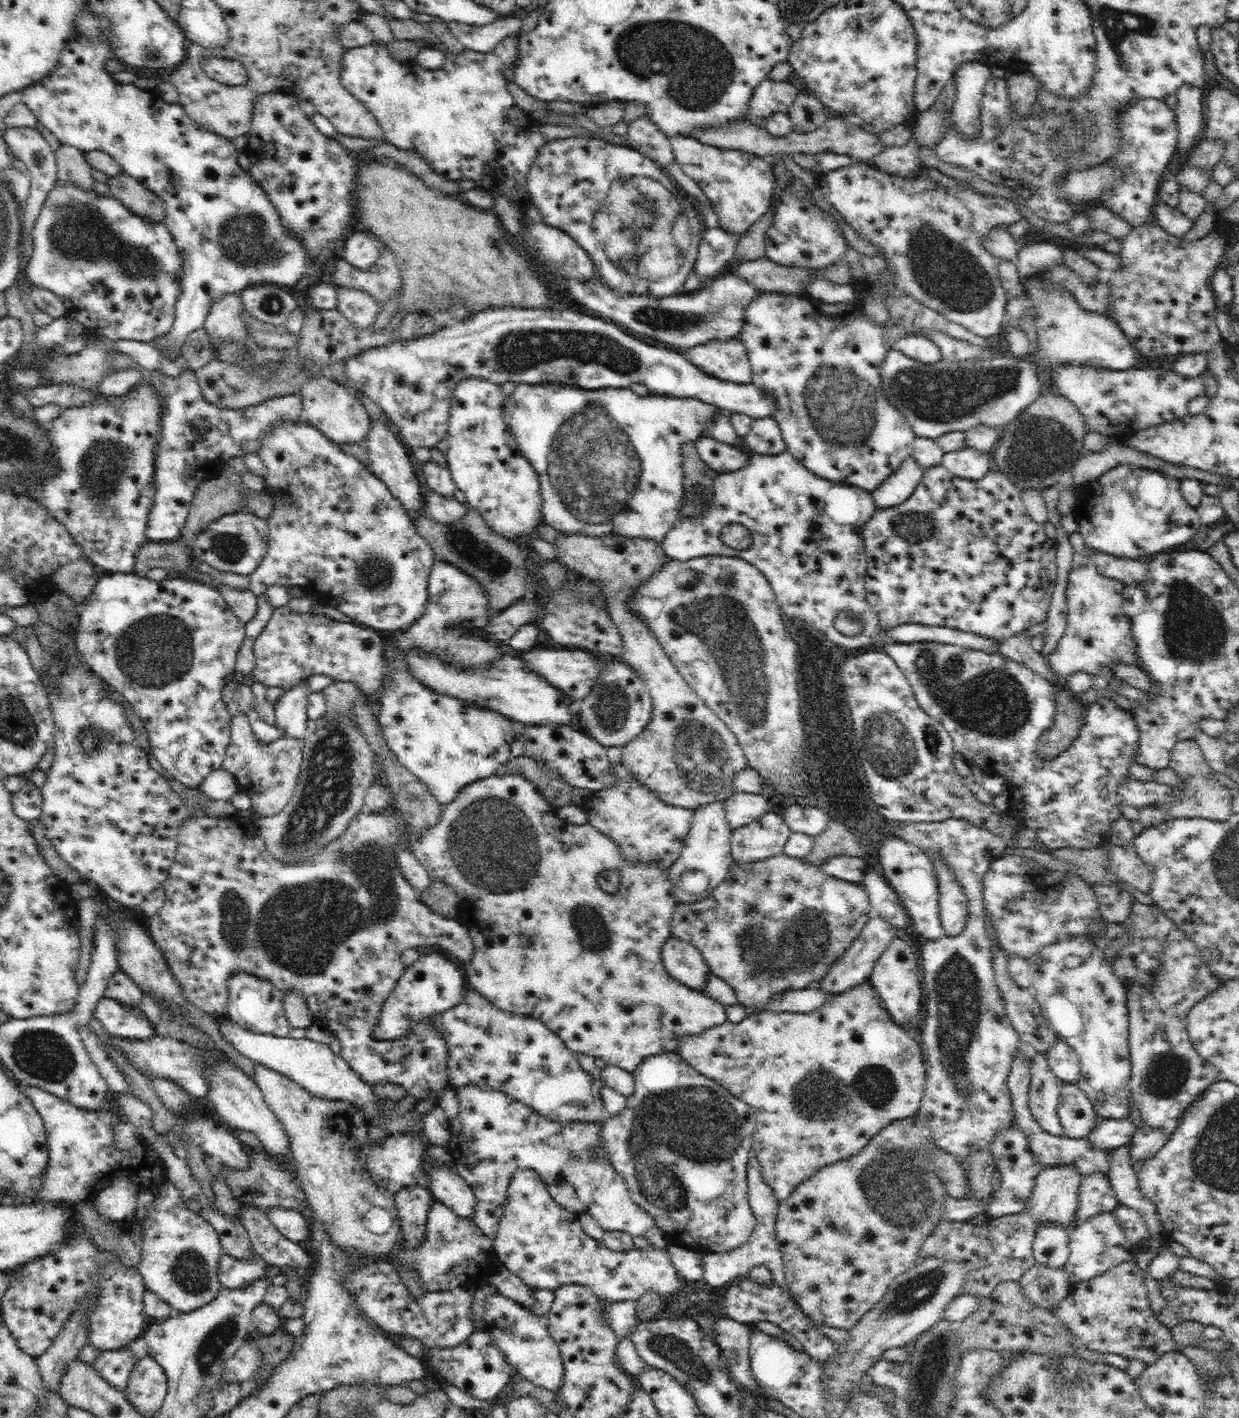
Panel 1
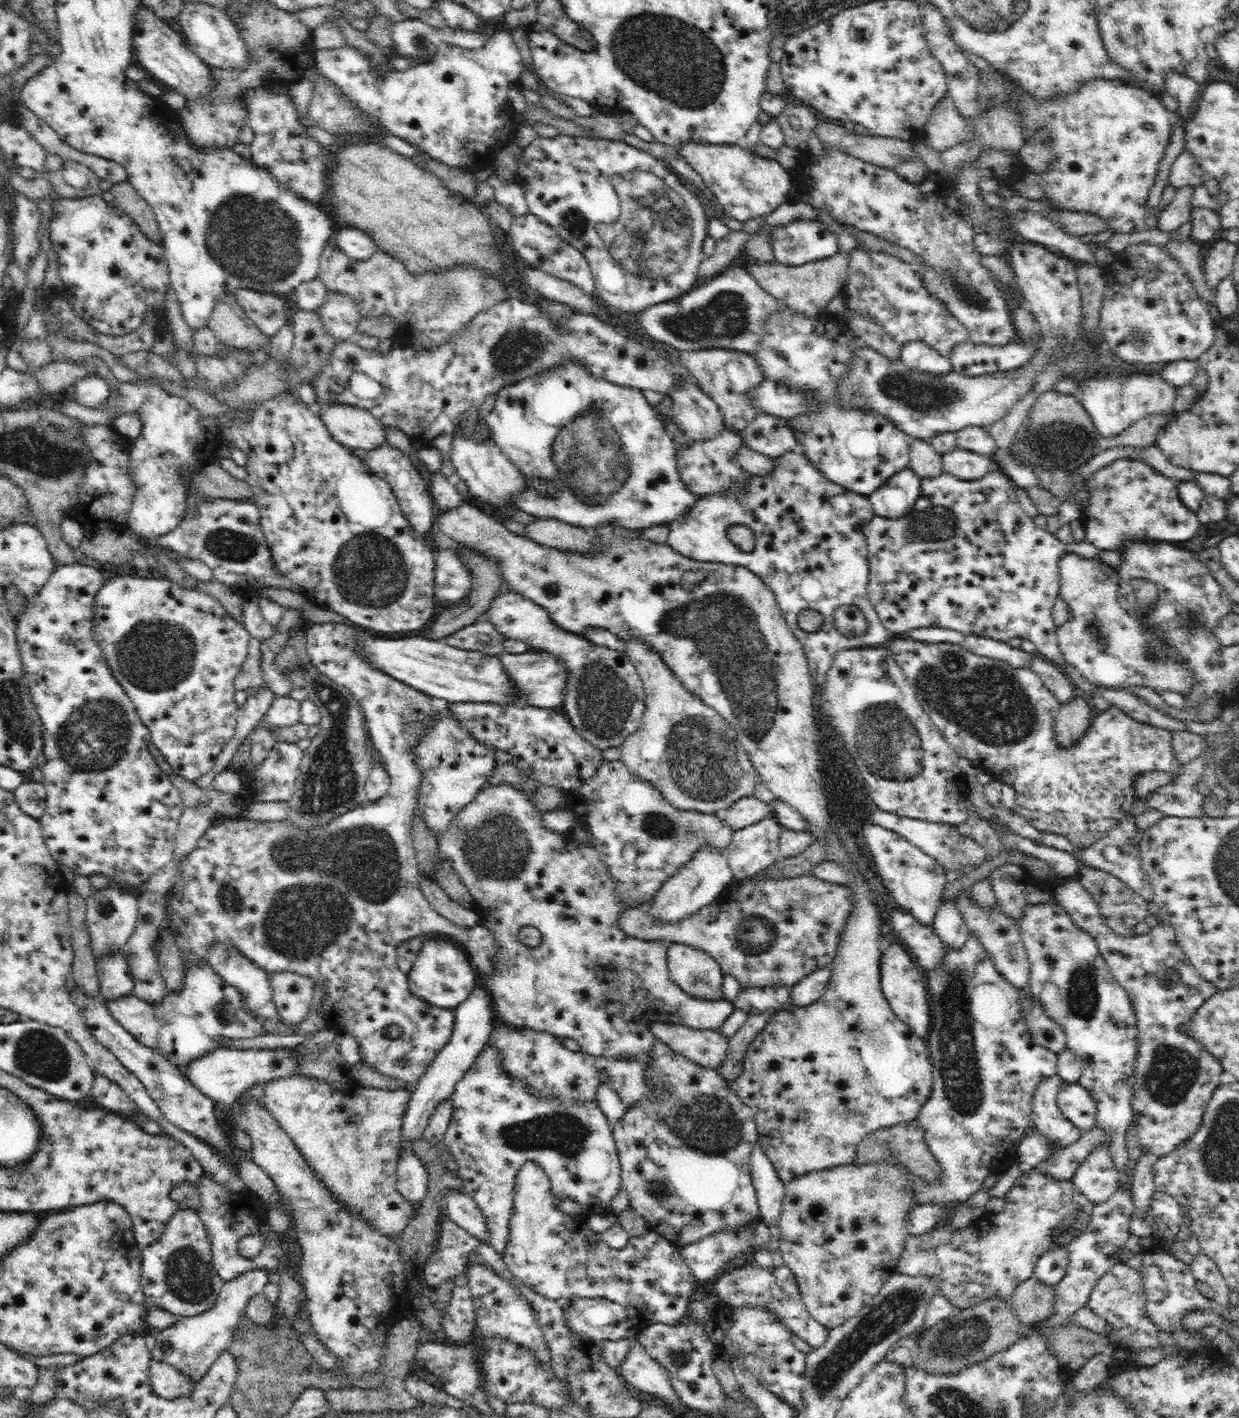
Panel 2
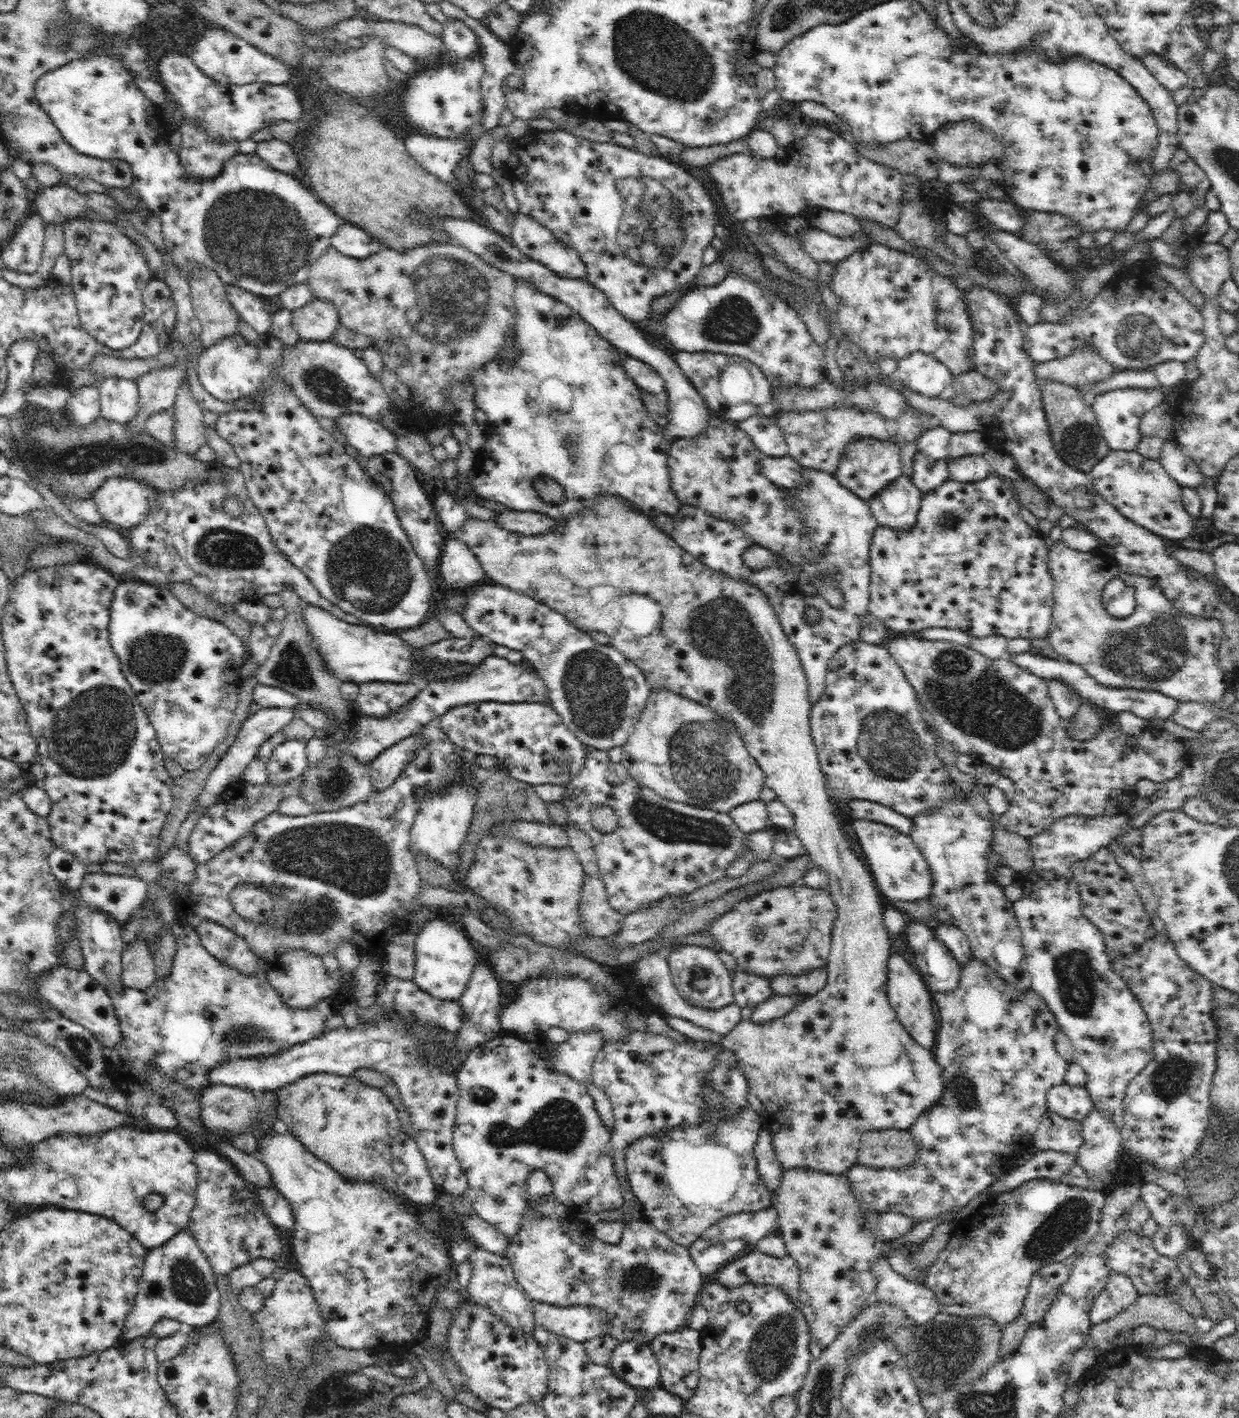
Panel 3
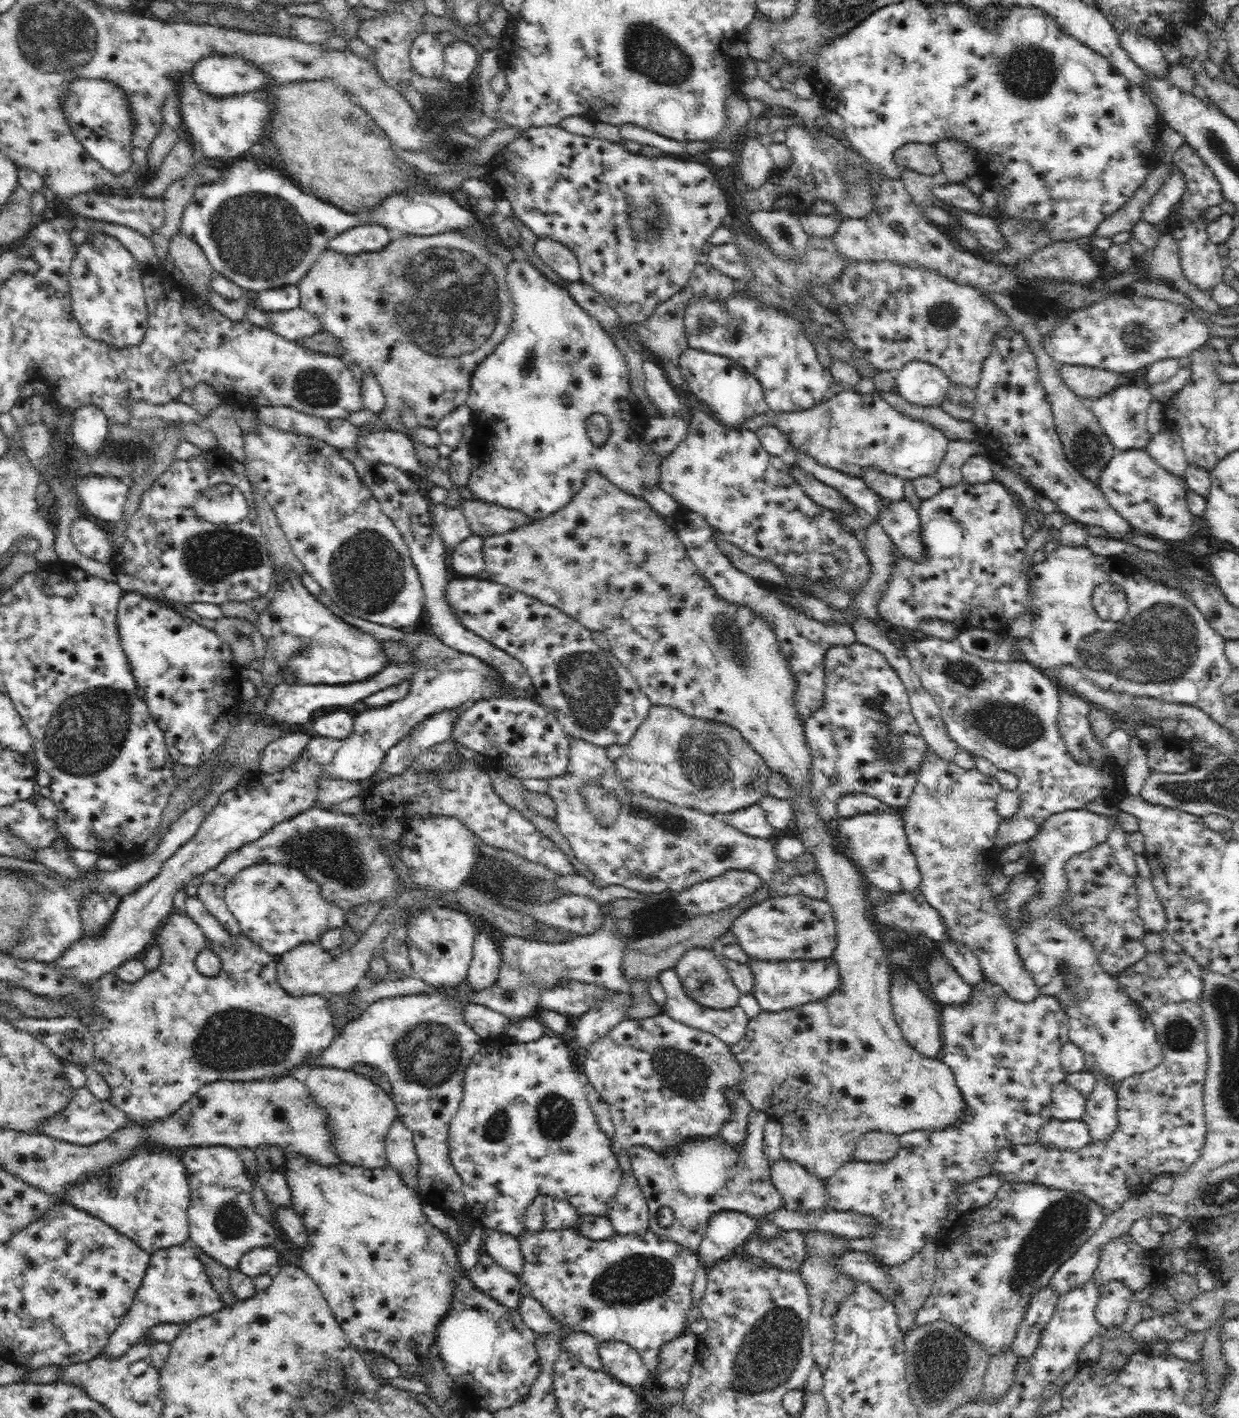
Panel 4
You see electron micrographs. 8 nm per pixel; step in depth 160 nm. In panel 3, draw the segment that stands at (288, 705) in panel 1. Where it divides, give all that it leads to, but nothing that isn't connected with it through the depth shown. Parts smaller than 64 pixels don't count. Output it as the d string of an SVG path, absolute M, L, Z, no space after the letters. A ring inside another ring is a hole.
M262 707L262 709L254 714L249 715L249 717L243 722L243 726L241 727L234 744L230 746L230 749L226 752L226 755L222 760L220 760L218 766L216 766L216 768L212 770L212 773L208 775L204 790L197 798L197 805L200 805L203 810L210 809L221 795L224 794L224 792L227 792L230 785L241 779L241 775L248 767L248 764L250 764L250 762L257 756L260 746L279 731L283 731L284 726L292 720L294 714L295 709L290 707Z

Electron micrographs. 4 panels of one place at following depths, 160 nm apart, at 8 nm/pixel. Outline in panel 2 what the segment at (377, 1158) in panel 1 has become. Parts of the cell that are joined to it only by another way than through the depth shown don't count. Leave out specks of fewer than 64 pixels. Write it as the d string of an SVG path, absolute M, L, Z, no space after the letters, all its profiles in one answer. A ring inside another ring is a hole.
M477 986L475 987L475 989L473 990L473 993L470 994L470 996L468 998L466 998L466 1002L462 1002L462 1004L458 1007L456 1007L454 1009L455 1011L455 1020L454 1020L454 1026L453 1026L453 1033L451 1034L451 1037L449 1038L449 1041L446 1043L446 1046L444 1046L444 1048L441 1048L439 1051L438 1051L438 1054L436 1054L436 1056L433 1058L433 1061L428 1065L428 1068L426 1069L426 1072L424 1075L422 1075L418 1080L417 1080L417 1085L416 1085L416 1088L414 1088L414 1090L411 1092L411 1099L409 1100L409 1105L408 1105L408 1108L406 1109L406 1112L405 1112L405 1115L404 1115L404 1118L403 1118L403 1124L402 1124L402 1150L400 1150L400 1155L401 1155L401 1152L406 1148L406 1147L412 1147L412 1144L411 1142L413 1140L416 1140L417 1138L422 1138L423 1137L423 1134L424 1134L424 1131L426 1130L426 1126L428 1126L428 1121L430 1120L430 1117L434 1114L434 1111L436 1110L437 1106L442 1102L442 1101L445 1101L447 1098L451 1098L451 1094L454 1092L454 1089L455 1089L455 1086L456 1086L456 1083L466 1074L466 1072L468 1072L468 1069L471 1067L471 1064L479 1057L479 1054L482 1052L482 1050L484 1050L484 1047L486 1047L486 1042L488 1042L488 1038L490 1038L490 1034L492 1034L492 1028L494 1028L494 1025L492 1025L492 1022L495 1020L496 1018L496 1014L494 1012L494 1005L493 1005L493 1000L492 1000L492 997L490 997L490 992L487 991L485 989L484 986Z

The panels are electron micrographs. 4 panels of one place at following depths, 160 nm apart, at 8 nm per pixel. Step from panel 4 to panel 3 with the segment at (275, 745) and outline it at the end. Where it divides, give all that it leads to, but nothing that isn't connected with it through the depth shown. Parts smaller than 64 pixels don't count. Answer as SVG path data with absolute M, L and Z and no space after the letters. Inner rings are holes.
M285 740L278 744L267 761L267 782L272 786L285 785L304 775L307 763L306 740Z

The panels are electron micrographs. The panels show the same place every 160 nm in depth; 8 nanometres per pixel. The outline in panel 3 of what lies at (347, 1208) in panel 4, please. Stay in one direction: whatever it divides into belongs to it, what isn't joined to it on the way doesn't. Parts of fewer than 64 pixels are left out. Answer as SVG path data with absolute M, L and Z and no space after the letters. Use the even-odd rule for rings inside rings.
M273 1131L270 1135L257 1140L257 1142L258 1151L256 1155L268 1167L274 1187L282 1193L282 1196L286 1197L295 1215L293 1246L295 1257L300 1264L299 1272L307 1279L308 1285L314 1293L314 1299L316 1299L318 1307L320 1307L320 1313L324 1317L324 1327L326 1327L326 1332L328 1332L332 1344L348 1348L349 1350L364 1349L373 1353L381 1352L389 1354L409 1352L411 1347L415 1347L419 1343L426 1343L427 1320L433 1303L435 1302L437 1306L455 1312L465 1300L464 1296L458 1291L455 1283L447 1284L449 1279L448 1273L455 1267L451 1260L450 1246L447 1238L444 1235L435 1237L435 1234L423 1228L417 1218L418 1207L409 1203L398 1191L396 1193L394 1191L387 1191L378 1181L366 1182L344 1179L326 1161L312 1154L292 1133L287 1131L284 1135L278 1135L278 1133Z

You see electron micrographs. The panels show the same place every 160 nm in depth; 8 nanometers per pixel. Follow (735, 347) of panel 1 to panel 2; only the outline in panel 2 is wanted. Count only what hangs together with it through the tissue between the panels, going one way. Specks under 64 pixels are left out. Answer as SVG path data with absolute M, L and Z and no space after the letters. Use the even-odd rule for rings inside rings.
M724 348L690 350L680 354L680 363L695 378L702 391L720 407L726 429L741 432L760 413L750 399L753 398L754 390L765 378L753 355Z

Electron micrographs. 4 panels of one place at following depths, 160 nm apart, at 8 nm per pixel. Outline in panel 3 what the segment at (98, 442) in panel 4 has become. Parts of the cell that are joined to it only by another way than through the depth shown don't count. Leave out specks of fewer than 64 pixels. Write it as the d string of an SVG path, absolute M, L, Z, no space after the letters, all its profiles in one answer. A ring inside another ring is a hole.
M82 386L72 392L72 399L68 402L66 414L78 426L90 426L100 417L101 399L99 388Z

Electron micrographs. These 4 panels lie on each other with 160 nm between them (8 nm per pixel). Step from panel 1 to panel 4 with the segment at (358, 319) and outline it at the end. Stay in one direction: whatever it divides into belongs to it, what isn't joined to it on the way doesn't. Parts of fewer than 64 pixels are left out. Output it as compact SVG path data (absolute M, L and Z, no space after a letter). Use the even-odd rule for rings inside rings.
M301 306L286 311L272 311L268 315L269 330L291 341L300 342L322 331L320 319Z

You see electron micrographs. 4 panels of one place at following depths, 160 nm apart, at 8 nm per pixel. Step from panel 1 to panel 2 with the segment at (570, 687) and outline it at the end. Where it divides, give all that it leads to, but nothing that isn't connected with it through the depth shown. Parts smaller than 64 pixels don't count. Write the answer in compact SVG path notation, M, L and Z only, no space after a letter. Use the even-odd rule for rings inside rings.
M526 650L520 654L504 652L499 654L502 666L509 676L515 690L518 703L530 706L539 706L545 709L561 709L566 696L567 672L560 658L553 654L534 650Z

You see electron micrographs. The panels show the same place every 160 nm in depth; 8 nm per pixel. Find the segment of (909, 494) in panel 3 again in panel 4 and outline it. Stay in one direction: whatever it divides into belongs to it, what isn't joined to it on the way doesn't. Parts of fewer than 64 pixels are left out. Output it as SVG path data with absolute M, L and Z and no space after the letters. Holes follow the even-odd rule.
M905 497L898 502L886 501L876 519L902 554L920 562L924 558L919 511Z

